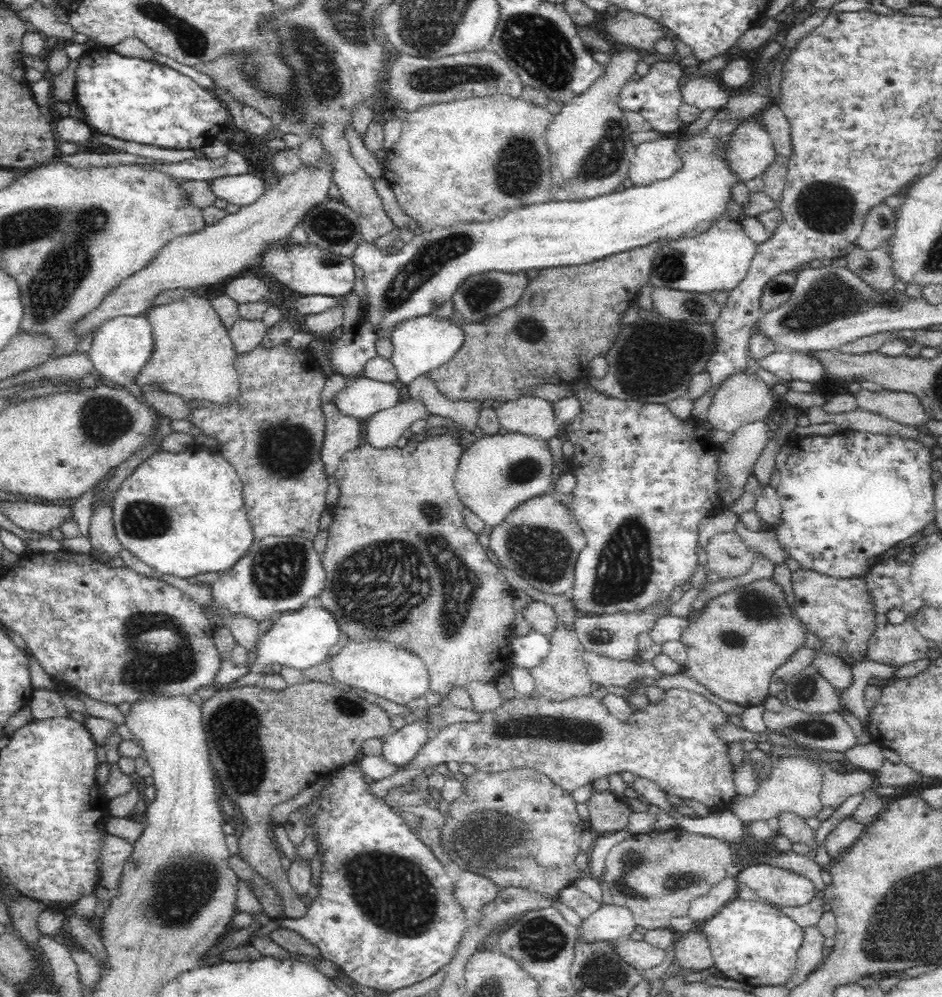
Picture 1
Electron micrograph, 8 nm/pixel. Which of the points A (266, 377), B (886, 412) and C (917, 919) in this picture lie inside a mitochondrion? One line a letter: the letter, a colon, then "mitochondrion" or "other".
A: other
B: other
C: mitochondrion

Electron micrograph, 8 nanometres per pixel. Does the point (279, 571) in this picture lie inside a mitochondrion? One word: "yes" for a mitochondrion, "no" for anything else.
yes

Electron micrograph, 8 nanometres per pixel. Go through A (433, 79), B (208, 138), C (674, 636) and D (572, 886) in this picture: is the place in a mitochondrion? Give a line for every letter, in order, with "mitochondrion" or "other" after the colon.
A: mitochondrion
B: other
C: other
D: other

